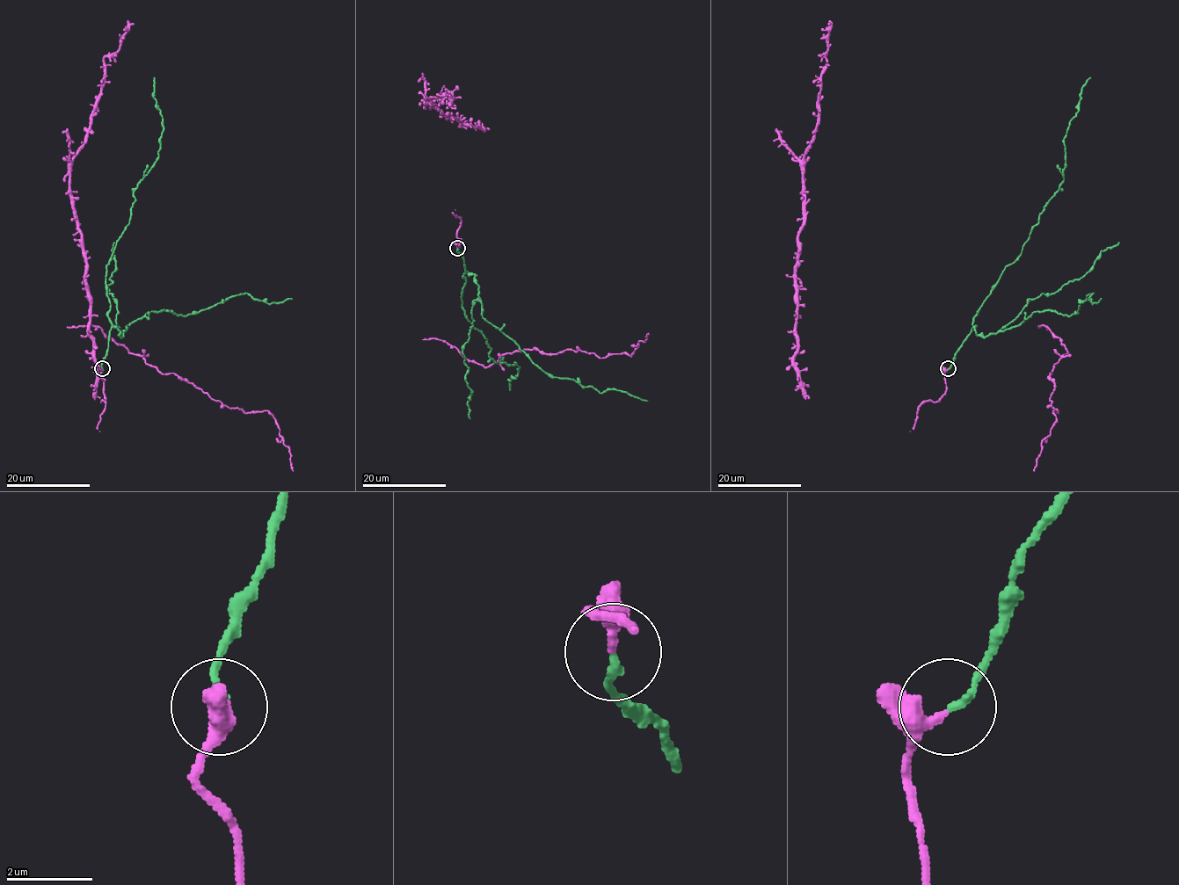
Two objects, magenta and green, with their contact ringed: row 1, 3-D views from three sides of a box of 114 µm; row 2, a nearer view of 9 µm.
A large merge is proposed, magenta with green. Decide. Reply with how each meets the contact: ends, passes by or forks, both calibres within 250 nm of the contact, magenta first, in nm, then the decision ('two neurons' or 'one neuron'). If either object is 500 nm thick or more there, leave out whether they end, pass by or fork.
magenta passes by; green ends there; 240 nm thick on the magenta side, 170 nm on the other; one neuron

